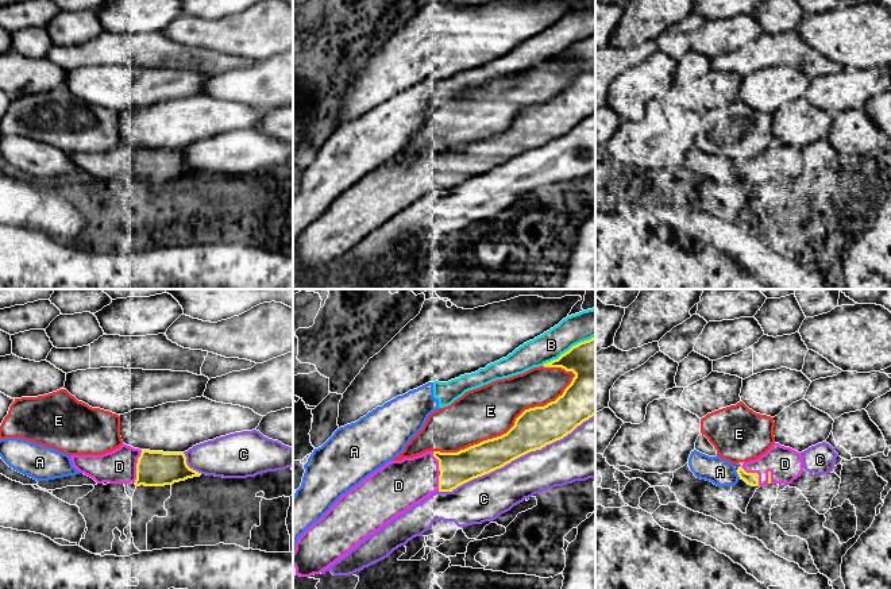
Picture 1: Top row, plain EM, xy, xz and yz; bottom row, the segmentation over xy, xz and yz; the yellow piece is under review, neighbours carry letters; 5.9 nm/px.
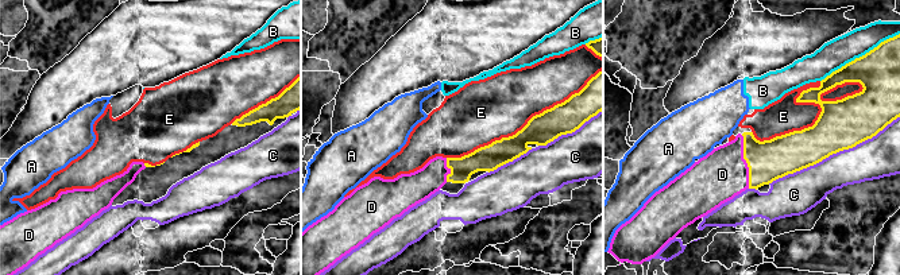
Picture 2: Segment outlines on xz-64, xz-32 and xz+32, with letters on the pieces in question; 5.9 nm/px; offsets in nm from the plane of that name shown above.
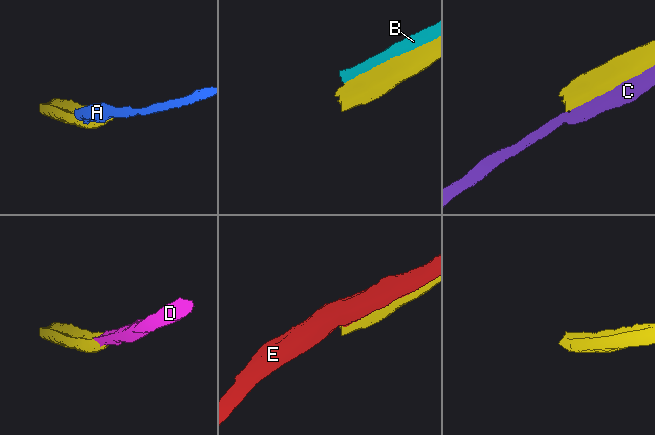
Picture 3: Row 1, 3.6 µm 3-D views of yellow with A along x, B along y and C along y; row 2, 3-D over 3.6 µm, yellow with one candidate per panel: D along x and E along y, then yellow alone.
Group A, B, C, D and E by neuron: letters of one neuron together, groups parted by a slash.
A B / C / D / E

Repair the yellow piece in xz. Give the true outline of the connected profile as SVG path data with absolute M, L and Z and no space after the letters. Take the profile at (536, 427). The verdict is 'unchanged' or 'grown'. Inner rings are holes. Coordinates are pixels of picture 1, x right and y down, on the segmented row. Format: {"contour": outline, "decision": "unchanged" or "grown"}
{"contour": "M595 336L572 346L544 367L562 367L575 377L563 394L544 407L525 409L504 435L483 440L458 453L427 451L413 458L387 462L359 485L343 494L331 509L297 540L293 551L296 575L320 574L347 555L367 536L418 504L435 492L451 492L458 486L504 467L512 461L563 439L595 415Z", "decision": "grown"}

